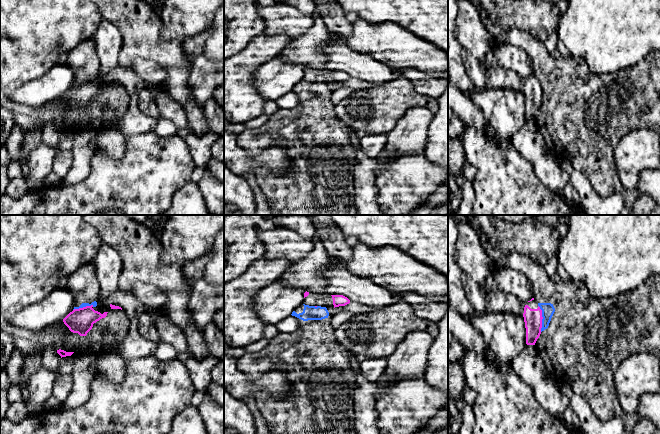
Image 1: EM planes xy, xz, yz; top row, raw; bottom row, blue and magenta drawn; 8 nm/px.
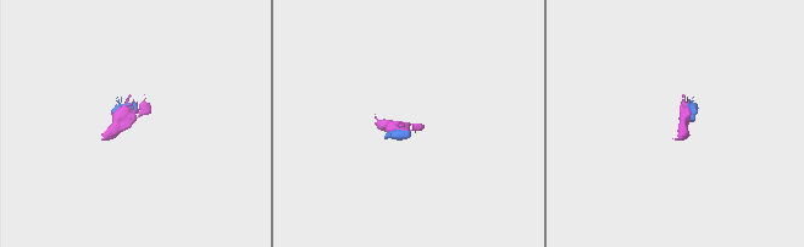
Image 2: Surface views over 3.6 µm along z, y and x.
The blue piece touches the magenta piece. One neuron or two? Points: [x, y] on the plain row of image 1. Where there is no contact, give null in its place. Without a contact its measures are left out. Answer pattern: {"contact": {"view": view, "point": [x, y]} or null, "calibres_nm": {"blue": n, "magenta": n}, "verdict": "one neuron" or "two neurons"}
{"contact": {"view": "yz", "point": [543, 94]}, "calibres_nm": {"blue": 100, "magenta": 140}, "verdict": "two neurons"}

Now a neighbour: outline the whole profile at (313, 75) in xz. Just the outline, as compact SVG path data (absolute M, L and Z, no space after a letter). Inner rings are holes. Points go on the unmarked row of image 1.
M305 68L303 80L321 83L339 83L350 79L350 76L343 71L328 71L326 69Z

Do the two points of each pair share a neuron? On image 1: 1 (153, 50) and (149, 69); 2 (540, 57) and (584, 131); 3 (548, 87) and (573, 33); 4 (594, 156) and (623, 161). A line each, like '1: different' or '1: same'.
1: different
2: same
3: different
4: different

